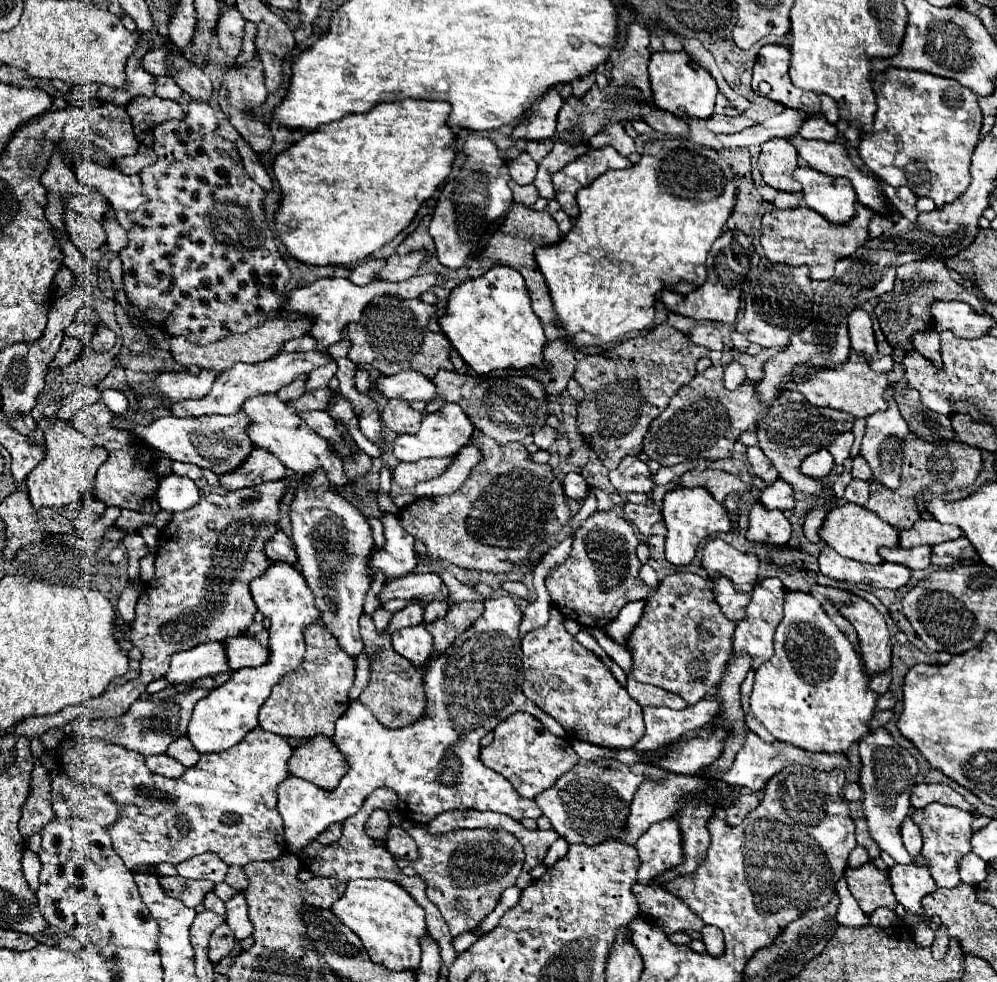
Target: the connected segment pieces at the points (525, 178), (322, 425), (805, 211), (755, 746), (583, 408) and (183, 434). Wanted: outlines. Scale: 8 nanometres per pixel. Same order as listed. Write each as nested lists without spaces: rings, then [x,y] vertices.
[[[521,152],[517,158],[513,160],[505,160],[509,166],[509,174],[517,184],[531,184],[535,180],[537,174],[537,164],[533,162],[533,158],[527,152]]]
[[[307,410],[307,414],[299,414],[301,418],[303,418],[303,422],[311,428],[311,430],[315,430],[321,438],[325,438],[325,440],[331,440],[333,444],[335,444],[335,450],[339,452],[339,454],[343,454],[343,456],[349,456],[349,446],[343,442],[343,436],[337,432],[337,428],[335,428],[335,420],[325,412],[325,410]]]
[[[857,202],[857,212],[851,218],[851,222],[845,222],[843,226],[835,226],[833,222],[827,222],[821,214],[815,214],[815,210],[807,206],[797,206],[791,210],[771,210],[763,216],[761,224],[761,246],[765,250],[765,256],[769,262],[781,262],[789,266],[801,266],[807,264],[811,268],[813,280],[829,280],[833,276],[835,262],[839,258],[851,256],[861,244],[869,238],[869,220],[873,218],[871,210],[867,210],[861,202]]]
[[[747,732],[747,740],[745,740],[743,748],[739,750],[731,770],[727,774],[721,774],[721,780],[727,782],[729,786],[747,786],[753,792],[759,792],[759,790],[765,788],[765,782],[769,782],[773,778],[773,774],[777,774],[781,768],[791,766],[791,764],[811,766],[811,768],[817,768],[817,770],[849,770],[851,768],[845,754],[813,754],[813,752],[799,750],[799,748],[795,748],[791,744],[777,742],[777,740],[767,744],[757,734]]]
[[[663,322],[657,328],[653,328],[651,332],[647,332],[645,336],[639,338],[631,338],[615,348],[605,350],[603,354],[595,354],[595,356],[587,356],[577,364],[577,370],[573,374],[573,378],[583,386],[585,390],[585,398],[583,402],[577,406],[577,426],[579,432],[583,436],[591,438],[591,448],[595,452],[599,452],[599,460],[609,468],[617,468],[621,458],[633,452],[641,450],[643,444],[643,436],[651,424],[653,418],[657,418],[669,404],[669,398],[675,394],[675,390],[679,390],[683,384],[691,382],[695,372],[695,362],[701,356],[709,356],[709,350],[703,346],[695,346],[691,344],[691,340],[687,338],[687,334],[679,332],[677,328],[673,328],[671,324]]]
[[[103,390],[101,400],[107,404],[107,408],[113,412],[113,424],[119,428],[129,428],[133,434],[137,434],[139,440],[143,440],[147,446],[157,448],[165,452],[173,460],[191,462],[199,468],[211,468],[215,474],[225,474],[235,470],[253,450],[253,444],[247,436],[249,418],[243,412],[231,414],[231,416],[199,416],[199,418],[177,418],[177,416],[165,416],[159,420],[153,420],[151,424],[135,424],[131,420],[123,420],[123,414],[127,412],[127,398],[119,390]]]

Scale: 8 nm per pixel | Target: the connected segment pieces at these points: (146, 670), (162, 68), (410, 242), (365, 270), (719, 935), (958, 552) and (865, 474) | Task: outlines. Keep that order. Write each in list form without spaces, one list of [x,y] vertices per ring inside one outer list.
[[[285,480],[223,494],[211,492],[195,506],[173,514],[163,530],[159,530],[163,534],[159,536],[159,550],[155,554],[155,582],[137,600],[135,620],[123,624],[125,638],[143,654],[139,678],[51,714],[51,728],[63,728],[63,724],[81,716],[111,718],[125,714],[141,698],[147,684],[167,672],[173,652],[239,636],[253,624],[257,606],[249,594],[249,582],[269,566],[263,544],[279,528],[277,504],[285,492]]]
[[[157,48],[153,52],[147,52],[143,56],[143,68],[149,70],[149,74],[153,74],[153,76],[167,76],[169,64],[165,62],[165,50]]]
[[[419,226],[413,234],[409,234],[405,238],[405,242],[401,242],[397,246],[397,254],[409,254],[413,250],[423,250],[423,248],[427,248],[429,252],[433,252],[433,242],[431,242],[431,236],[429,236],[427,228]]]
[[[385,258],[359,264],[355,270],[351,270],[349,278],[351,278],[351,282],[355,282],[359,286],[367,286],[369,282],[373,282],[379,276],[379,268],[383,268],[383,266],[385,266]]]
[[[705,926],[701,930],[703,934],[703,942],[707,946],[707,952],[711,956],[721,956],[723,950],[725,950],[725,938],[723,938],[723,932],[717,928],[717,926]]]
[[[961,536],[953,542],[943,542],[943,544],[937,544],[933,546],[933,556],[931,556],[931,562],[935,566],[943,566],[943,568],[951,568],[955,564],[963,564],[963,562],[969,562],[973,556],[975,556],[975,548],[971,546],[971,542]]]
[[[859,454],[853,460],[853,478],[861,478],[861,480],[871,480],[871,468],[867,466],[867,460]]]

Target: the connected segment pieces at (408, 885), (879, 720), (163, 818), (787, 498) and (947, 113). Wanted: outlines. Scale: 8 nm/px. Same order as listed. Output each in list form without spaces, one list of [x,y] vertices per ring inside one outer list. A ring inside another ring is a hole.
[[[379,788],[375,790],[375,794],[371,794],[365,804],[361,806],[361,810],[353,816],[353,818],[347,818],[343,822],[342,836],[335,842],[335,844],[329,844],[329,846],[323,846],[319,844],[317,840],[311,840],[301,852],[299,852],[299,862],[301,862],[301,868],[309,870],[313,876],[329,876],[329,878],[339,878],[341,882],[351,882],[351,880],[357,880],[357,878],[383,878],[383,880],[391,880],[399,886],[403,886],[403,890],[407,890],[415,902],[425,910],[427,914],[427,930],[429,930],[429,936],[435,938],[435,942],[439,944],[441,948],[441,958],[443,958],[443,964],[449,966],[453,960],[455,960],[455,950],[453,950],[453,936],[449,934],[449,928],[441,916],[441,912],[433,906],[433,902],[427,898],[425,894],[425,882],[417,876],[409,878],[405,874],[401,874],[401,868],[397,866],[397,862],[393,860],[393,856],[389,854],[389,850],[381,844],[377,844],[371,836],[367,836],[365,832],[365,822],[367,818],[371,816],[371,812],[375,808],[393,808],[397,802],[397,796],[393,794],[393,790],[389,788]],[[349,830],[349,832],[347,832]]]
[[[881,710],[881,712],[877,712],[875,716],[873,716],[873,720],[871,720],[871,730],[875,730],[875,728],[881,728],[881,726],[885,726],[891,718],[893,718],[893,710]]]
[[[257,726],[257,728],[253,728],[251,732],[247,732],[245,738],[243,738],[239,744],[235,744],[233,748],[229,748],[229,750],[225,750],[225,752],[219,752],[219,754],[203,754],[201,760],[199,760],[195,766],[187,768],[187,772],[185,772],[181,778],[175,778],[175,780],[173,780],[173,778],[159,776],[159,774],[153,774],[153,772],[147,768],[145,756],[143,756],[143,754],[133,752],[133,750],[125,750],[123,746],[115,746],[115,744],[111,744],[111,742],[103,742],[101,738],[85,738],[85,736],[79,736],[79,738],[73,738],[73,740],[71,740],[71,738],[65,740],[65,742],[61,744],[61,748],[59,748],[59,764],[61,764],[63,772],[71,778],[71,782],[81,784],[81,786],[87,786],[87,784],[97,786],[97,788],[105,790],[105,792],[115,800],[115,804],[117,804],[119,810],[121,810],[121,818],[119,818],[115,824],[111,824],[111,826],[107,828],[107,832],[109,832],[109,836],[111,836],[111,840],[113,840],[115,852],[123,858],[125,866],[127,866],[131,872],[137,872],[141,866],[157,866],[157,864],[161,864],[161,862],[167,862],[167,864],[177,866],[177,864],[185,862],[187,858],[193,858],[193,856],[205,854],[205,852],[215,852],[215,854],[217,854],[225,864],[229,864],[229,866],[233,866],[233,864],[235,864],[235,866],[245,866],[247,862],[253,862],[253,860],[275,860],[275,858],[279,858],[279,856],[283,854],[283,850],[285,850],[285,840],[283,840],[283,820],[279,818],[279,812],[277,812],[277,786],[279,786],[279,782],[283,782],[283,780],[289,776],[287,760],[291,758],[291,754],[293,754],[293,750],[291,750],[291,746],[287,744],[287,740],[285,740],[283,736],[271,734],[271,732],[263,730],[261,726]]]
[[[777,478],[775,484],[771,484],[763,490],[759,502],[771,510],[789,510],[795,506],[793,488],[789,486],[789,482],[783,482],[781,478]]]
[[[903,68],[875,74],[873,90],[877,112],[873,130],[859,136],[861,160],[893,188],[909,186],[917,196],[929,196],[937,208],[953,202],[971,182],[971,154],[981,130],[977,96],[959,82]]]

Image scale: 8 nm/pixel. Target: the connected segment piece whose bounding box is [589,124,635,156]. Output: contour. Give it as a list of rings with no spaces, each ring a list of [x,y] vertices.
[[[607,124],[607,128],[589,142],[593,148],[603,148],[603,146],[613,146],[621,156],[629,156],[635,152],[635,142],[633,138],[625,132],[621,124]]]

